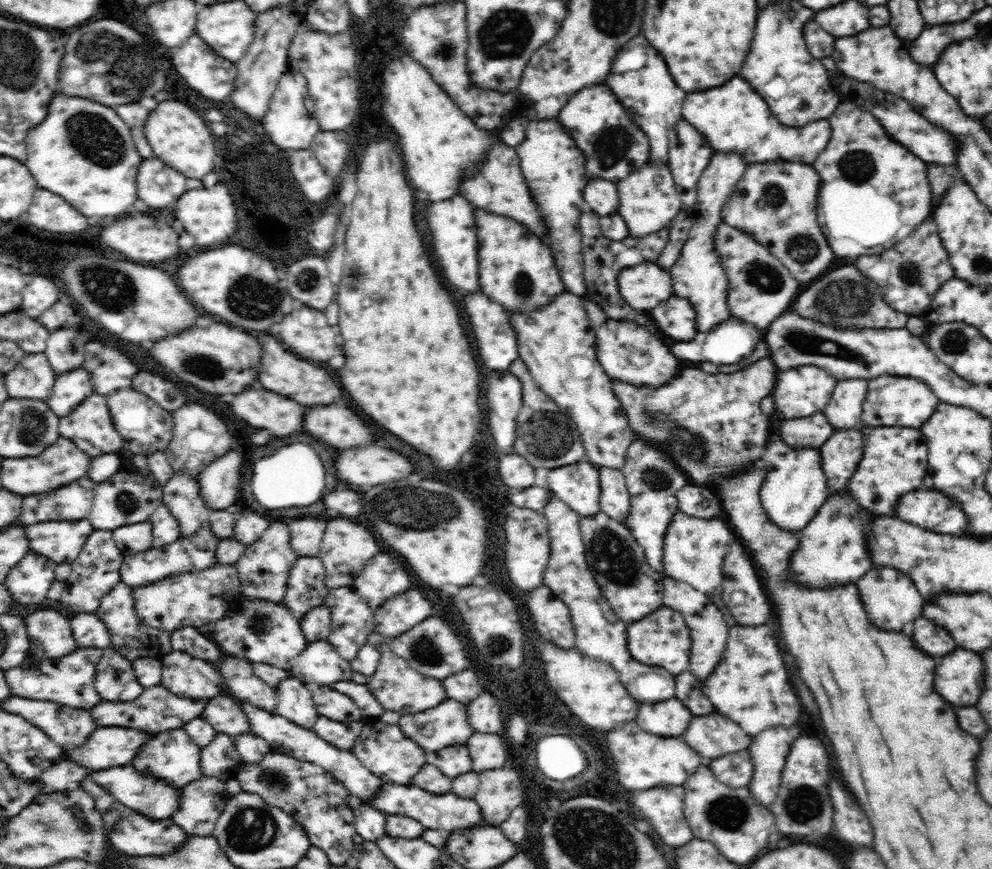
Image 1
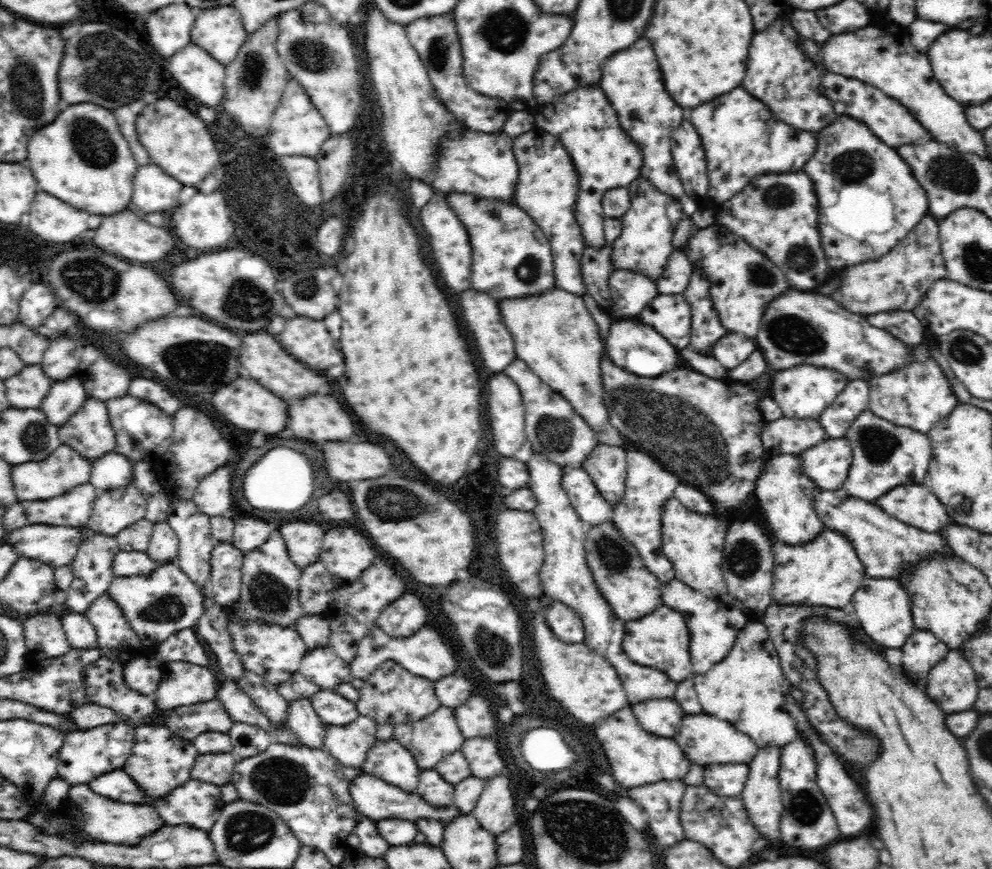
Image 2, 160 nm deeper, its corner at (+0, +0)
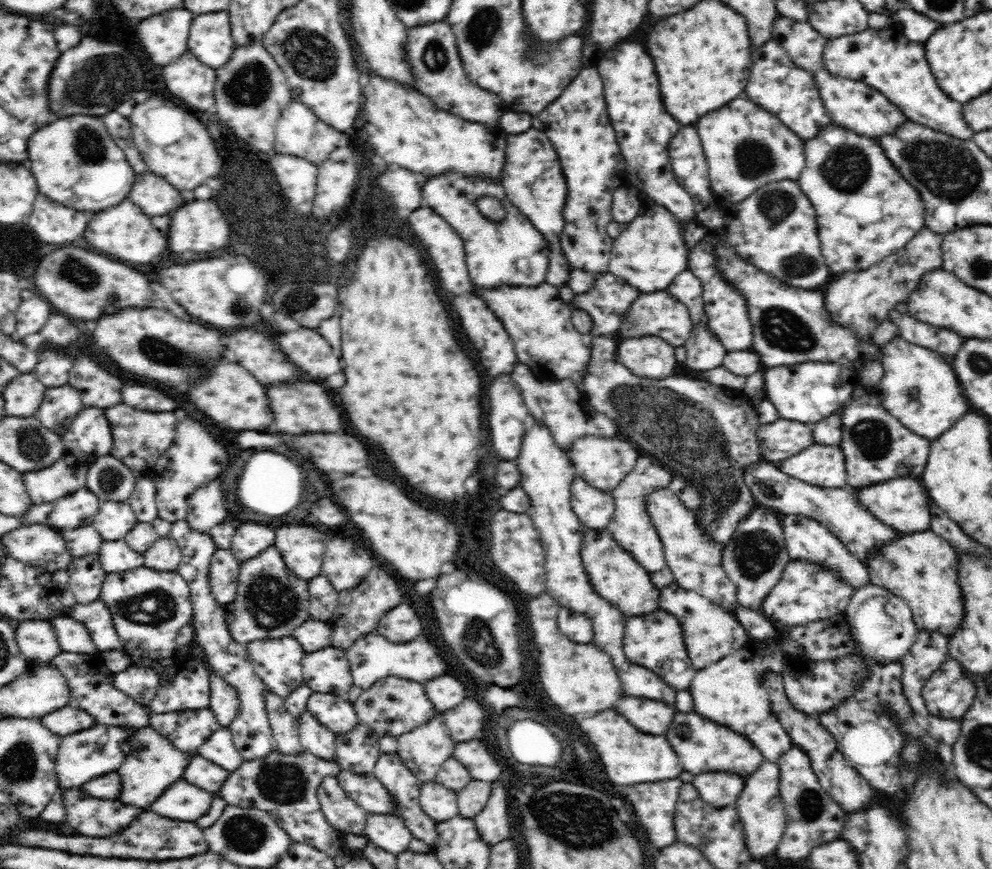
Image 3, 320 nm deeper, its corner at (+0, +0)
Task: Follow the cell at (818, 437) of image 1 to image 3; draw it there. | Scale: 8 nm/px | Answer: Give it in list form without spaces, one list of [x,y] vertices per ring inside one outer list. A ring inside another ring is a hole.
[[[782,418],[772,424],[762,424],[757,437],[764,460],[777,464],[815,444],[813,427],[814,424],[794,424]]]

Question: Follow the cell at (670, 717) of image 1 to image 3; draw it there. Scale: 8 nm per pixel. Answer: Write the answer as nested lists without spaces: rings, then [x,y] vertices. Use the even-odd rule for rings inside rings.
[[[628,694],[616,702],[616,712],[630,720],[630,724],[634,724],[638,730],[654,736],[665,734],[676,716],[674,706],[666,706],[656,700],[634,698]]]

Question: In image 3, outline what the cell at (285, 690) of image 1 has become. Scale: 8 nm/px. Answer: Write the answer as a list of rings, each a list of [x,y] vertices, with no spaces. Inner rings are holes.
[[[307,711],[298,719],[298,734],[302,748],[324,761],[336,761],[337,734],[329,731]]]

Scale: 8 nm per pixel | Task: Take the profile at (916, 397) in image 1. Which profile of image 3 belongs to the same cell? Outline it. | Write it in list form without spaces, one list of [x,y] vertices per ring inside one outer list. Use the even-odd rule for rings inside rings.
[[[900,336],[889,340],[880,351],[884,376],[871,390],[886,411],[913,434],[934,442],[970,411],[953,366],[940,353],[910,344]]]

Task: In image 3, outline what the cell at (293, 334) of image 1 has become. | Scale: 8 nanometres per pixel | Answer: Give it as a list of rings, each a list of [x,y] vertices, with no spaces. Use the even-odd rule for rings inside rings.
[[[300,328],[278,338],[282,352],[298,368],[308,372],[312,378],[328,378],[340,372],[338,358],[332,356],[330,344],[310,328]]]

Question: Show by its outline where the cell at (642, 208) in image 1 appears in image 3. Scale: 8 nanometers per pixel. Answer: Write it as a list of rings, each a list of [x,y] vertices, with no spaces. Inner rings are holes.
[[[652,204],[652,208],[648,208],[648,212],[642,205],[642,210],[636,215],[636,218],[626,224],[626,228],[620,233],[618,238],[613,239],[613,247],[609,262],[609,272],[626,281],[634,289],[641,293],[651,293],[658,291],[666,291],[672,284],[672,281],[689,268],[687,258],[689,257],[688,249],[684,240],[682,228],[679,218],[675,217],[662,205]]]

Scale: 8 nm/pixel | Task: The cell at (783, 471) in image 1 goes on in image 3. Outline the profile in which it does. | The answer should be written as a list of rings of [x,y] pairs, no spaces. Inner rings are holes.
[[[780,512],[778,515],[784,529],[785,543],[791,561],[808,562],[834,571],[834,575],[842,583],[848,583],[855,591],[868,584],[869,572],[866,564],[854,557],[849,548],[846,548],[846,545],[842,544],[842,541],[822,523],[802,515],[786,515]]]

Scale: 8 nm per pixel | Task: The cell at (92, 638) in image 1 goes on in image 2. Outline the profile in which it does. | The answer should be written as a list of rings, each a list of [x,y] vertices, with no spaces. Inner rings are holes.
[[[70,612],[60,618],[66,639],[72,649],[98,648],[96,631],[82,613]]]

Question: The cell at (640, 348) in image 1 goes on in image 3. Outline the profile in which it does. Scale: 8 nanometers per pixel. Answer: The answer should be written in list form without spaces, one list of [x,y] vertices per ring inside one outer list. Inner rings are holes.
[[[643,336],[618,341],[617,358],[628,370],[640,378],[663,379],[674,374],[678,365],[674,347],[662,338]]]

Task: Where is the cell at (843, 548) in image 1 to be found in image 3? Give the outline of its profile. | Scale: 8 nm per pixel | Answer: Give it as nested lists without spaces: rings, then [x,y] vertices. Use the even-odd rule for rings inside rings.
[[[790,561],[783,572],[782,578],[768,592],[760,604],[760,612],[770,621],[777,632],[792,627],[803,627],[807,624],[825,621],[846,610],[855,590],[842,583],[834,571],[808,562]]]

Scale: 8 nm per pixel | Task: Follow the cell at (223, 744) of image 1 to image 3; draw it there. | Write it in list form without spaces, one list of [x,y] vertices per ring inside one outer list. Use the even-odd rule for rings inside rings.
[[[194,754],[184,770],[183,778],[190,784],[214,794],[220,790],[228,775],[229,772],[222,767],[206,760],[203,756]]]

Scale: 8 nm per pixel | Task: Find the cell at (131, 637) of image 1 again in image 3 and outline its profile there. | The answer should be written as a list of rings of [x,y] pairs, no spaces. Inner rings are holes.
[[[98,599],[90,604],[72,606],[69,615],[81,622],[90,631],[90,636],[98,652],[122,649],[122,641],[116,632],[116,627],[104,601]]]

